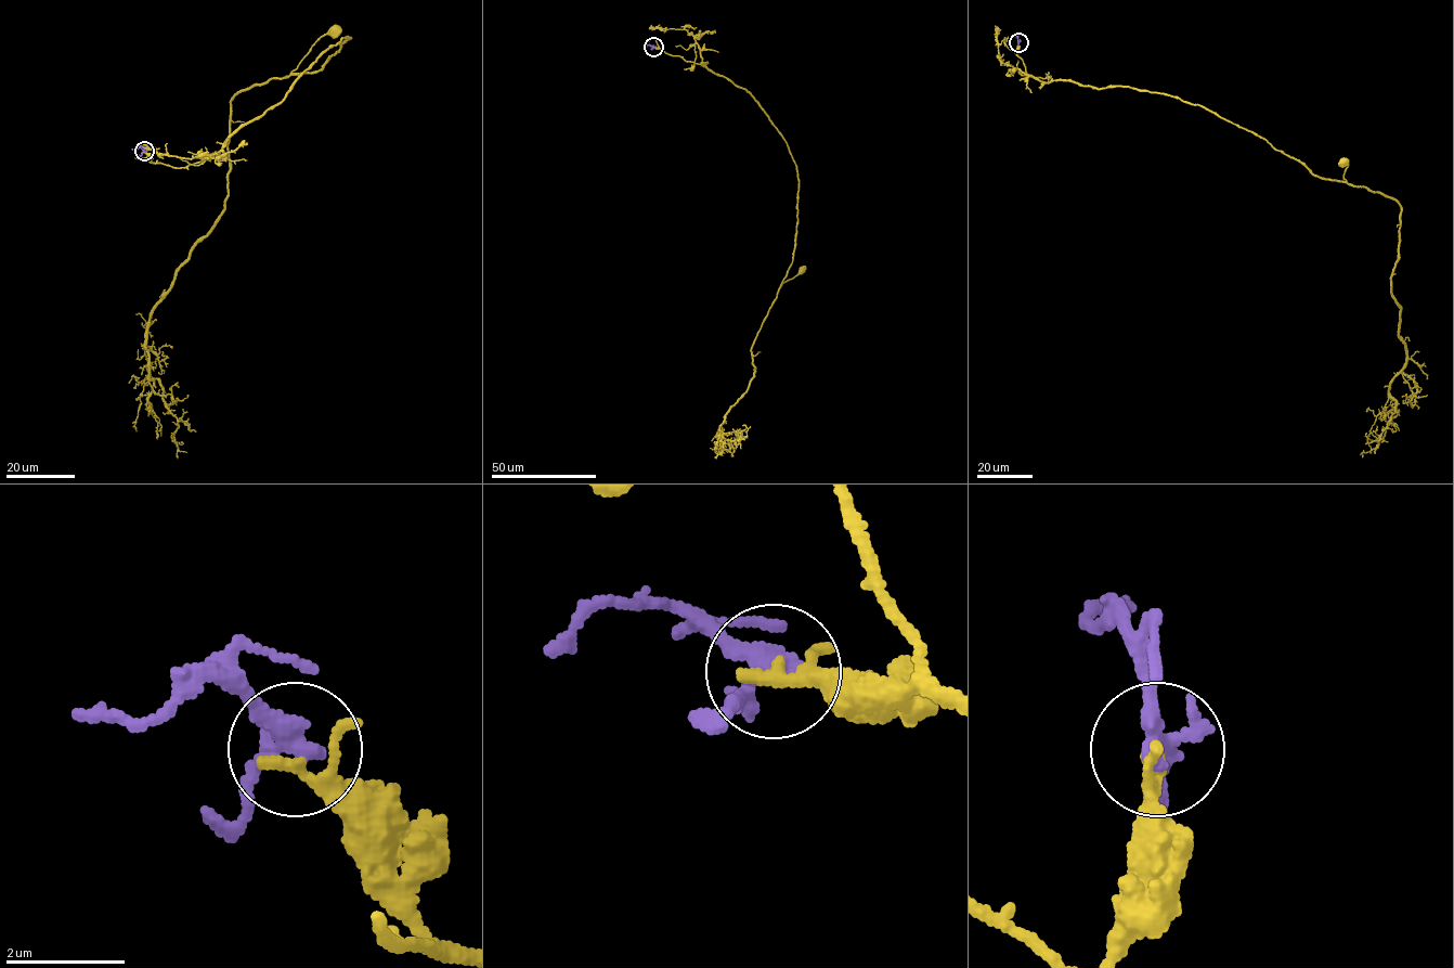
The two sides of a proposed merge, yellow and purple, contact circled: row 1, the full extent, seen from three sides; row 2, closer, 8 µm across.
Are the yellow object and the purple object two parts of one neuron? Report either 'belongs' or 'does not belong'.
does not belong

